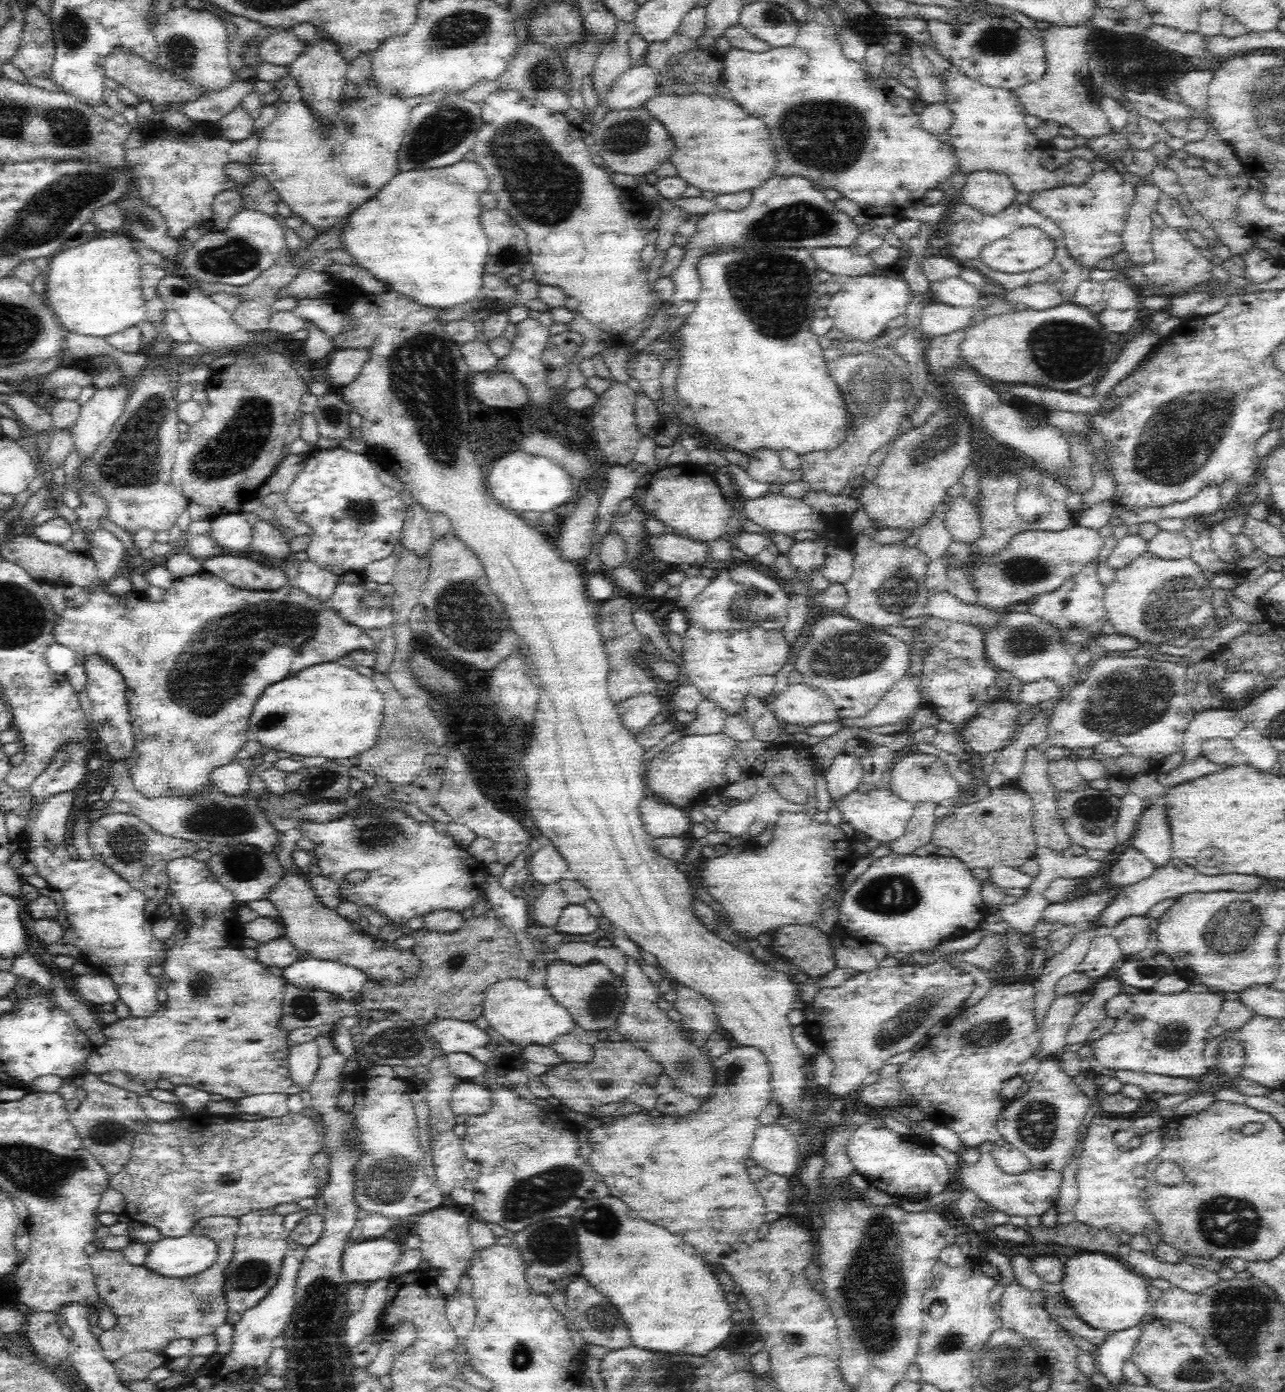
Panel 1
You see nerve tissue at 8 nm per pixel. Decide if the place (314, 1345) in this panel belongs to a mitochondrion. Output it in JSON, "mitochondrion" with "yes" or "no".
{"mitochondrion":"yes"}

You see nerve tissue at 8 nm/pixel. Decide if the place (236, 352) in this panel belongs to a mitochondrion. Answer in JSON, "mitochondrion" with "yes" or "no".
{"mitochondrion":"no"}

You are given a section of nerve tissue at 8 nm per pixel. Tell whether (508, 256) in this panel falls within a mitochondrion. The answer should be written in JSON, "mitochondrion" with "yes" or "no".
{"mitochondrion":"yes"}

